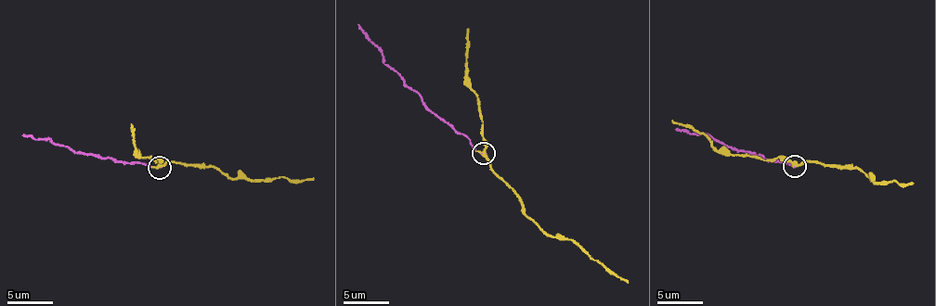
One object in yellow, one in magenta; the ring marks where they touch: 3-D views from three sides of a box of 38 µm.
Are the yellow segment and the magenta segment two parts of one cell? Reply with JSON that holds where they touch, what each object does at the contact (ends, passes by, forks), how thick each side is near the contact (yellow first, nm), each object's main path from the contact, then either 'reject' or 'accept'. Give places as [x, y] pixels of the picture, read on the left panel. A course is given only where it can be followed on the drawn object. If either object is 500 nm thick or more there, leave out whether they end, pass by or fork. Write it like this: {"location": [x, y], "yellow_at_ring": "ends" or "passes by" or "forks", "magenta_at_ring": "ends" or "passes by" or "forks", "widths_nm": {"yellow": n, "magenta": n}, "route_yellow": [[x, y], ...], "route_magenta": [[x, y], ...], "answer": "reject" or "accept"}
{"location": [159, 167], "yellow_at_ring": "passes by", "magenta_at_ring": "ends", "widths_nm": {"yellow": 320, "magenta": 60}, "route_yellow": [[159, 167], [166, 161], [199, 163], [215, 168], [226, 176], [314, 178]], "route_magenta": [[159, 167], [139, 162], [115, 162], [78, 154], [48, 139], [21, 134]], "answer": "accept"}

